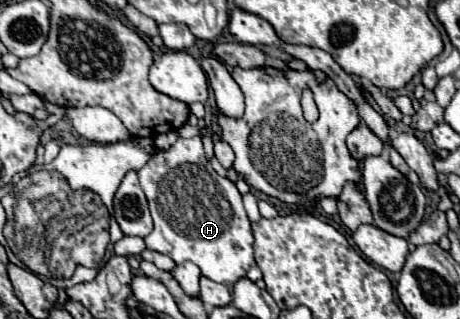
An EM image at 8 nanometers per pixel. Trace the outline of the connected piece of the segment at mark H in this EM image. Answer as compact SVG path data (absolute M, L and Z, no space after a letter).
M177 138L177 142L169 150L157 150L151 160L137 170L141 188L149 200L149 210L153 218L153 232L145 236L145 246L149 250L161 252L169 258L173 258L175 264L181 264L185 260L195 262L201 268L201 274L213 282L219 282L227 286L229 290L247 276L247 270L255 266L253 258L253 234L251 234L251 222L247 218L247 212L241 202L241 194L235 188L229 178L219 176L213 168L209 158L203 152L201 138Z

